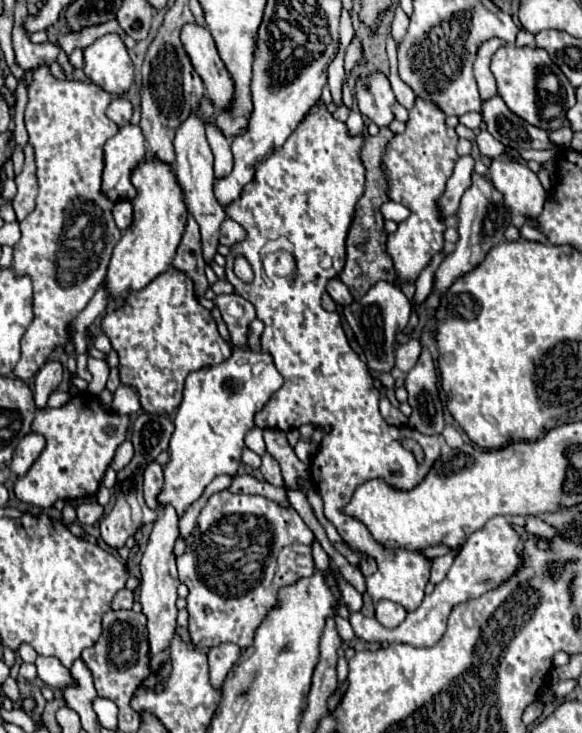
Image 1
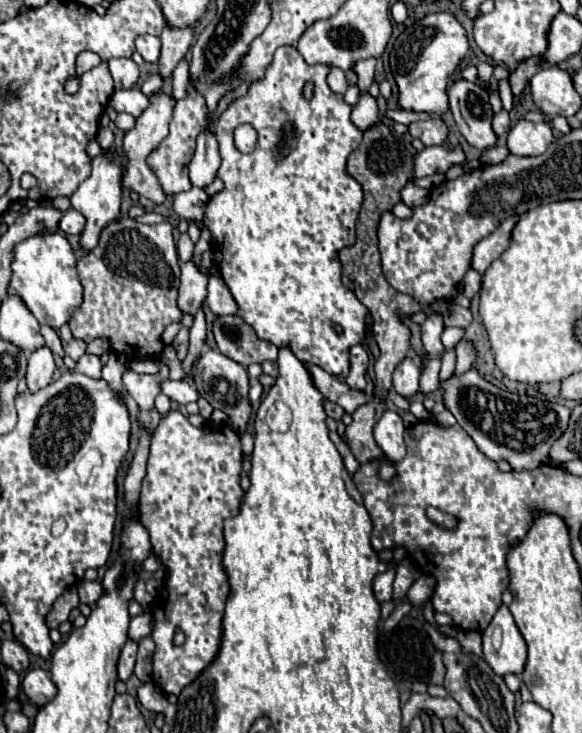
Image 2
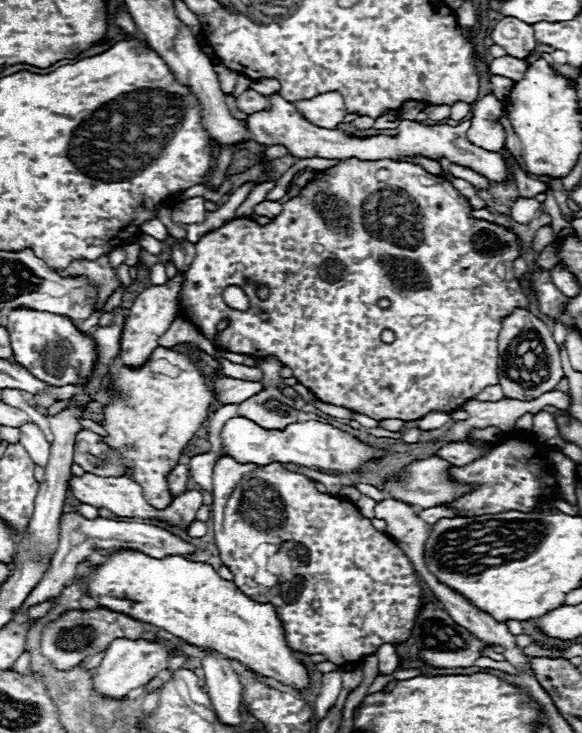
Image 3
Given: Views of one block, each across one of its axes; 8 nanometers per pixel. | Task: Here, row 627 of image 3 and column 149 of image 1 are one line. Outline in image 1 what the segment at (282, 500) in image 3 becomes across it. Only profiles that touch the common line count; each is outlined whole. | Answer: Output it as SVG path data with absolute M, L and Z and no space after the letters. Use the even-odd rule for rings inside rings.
M174 266L156 276L146 288L130 292L124 298L124 306L102 318L102 332L120 356L120 382L136 388L140 406L148 414L176 410L188 372L222 364L222 360L232 356L232 348L218 334L210 310L198 302L194 282Z

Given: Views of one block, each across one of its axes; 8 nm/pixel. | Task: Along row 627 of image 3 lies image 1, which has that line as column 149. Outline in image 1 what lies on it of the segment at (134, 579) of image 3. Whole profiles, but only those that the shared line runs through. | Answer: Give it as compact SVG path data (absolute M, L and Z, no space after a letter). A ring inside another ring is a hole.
M146 156L142 164L134 168L130 182L138 192L132 200L134 220L116 244L108 266L106 280L110 288L110 298L124 296L132 290L142 290L158 274L166 272L186 228L186 200L182 200L182 188L178 188L178 180L174 180L172 164L158 164L154 156Z

